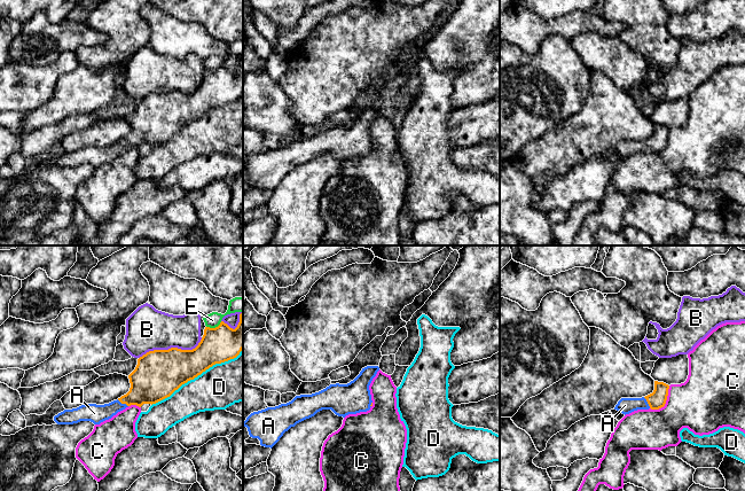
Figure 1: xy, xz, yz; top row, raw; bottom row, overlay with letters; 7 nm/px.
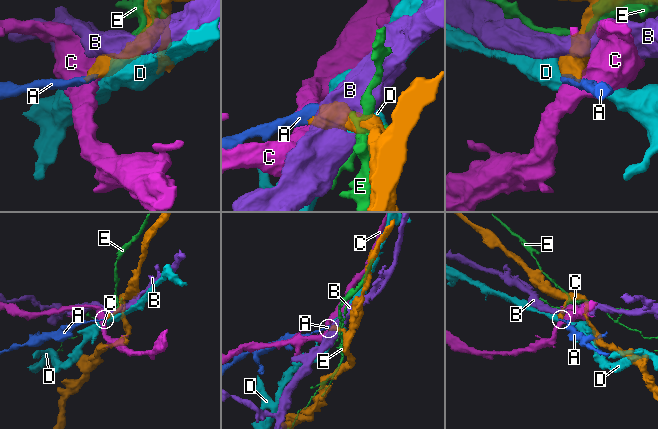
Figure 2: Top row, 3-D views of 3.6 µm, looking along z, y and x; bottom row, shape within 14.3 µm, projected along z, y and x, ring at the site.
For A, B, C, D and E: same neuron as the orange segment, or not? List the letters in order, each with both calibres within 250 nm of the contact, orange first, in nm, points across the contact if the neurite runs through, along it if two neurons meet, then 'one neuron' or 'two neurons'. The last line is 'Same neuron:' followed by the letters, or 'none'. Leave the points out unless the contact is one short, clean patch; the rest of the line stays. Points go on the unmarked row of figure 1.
A: 120/110 nm | across yz (657, 142), (648, 146), (625, 148) | one neuron
B: 320/300 nm | two neurons
C: 120/380 nm | along yz (669, 129), (666, 146), (658, 152), (651, 153) | two neurons
D: 320/300 nm | two neurons
E: 260/110 nm | two neurons
Same neuron: A

